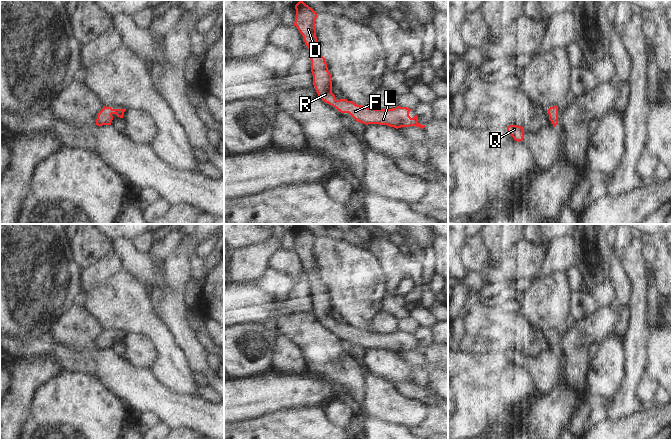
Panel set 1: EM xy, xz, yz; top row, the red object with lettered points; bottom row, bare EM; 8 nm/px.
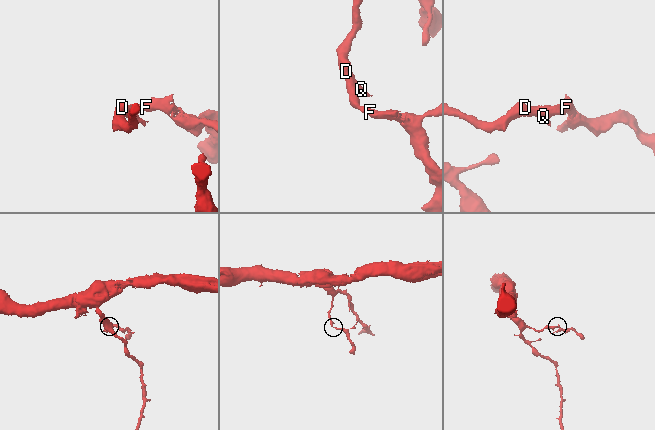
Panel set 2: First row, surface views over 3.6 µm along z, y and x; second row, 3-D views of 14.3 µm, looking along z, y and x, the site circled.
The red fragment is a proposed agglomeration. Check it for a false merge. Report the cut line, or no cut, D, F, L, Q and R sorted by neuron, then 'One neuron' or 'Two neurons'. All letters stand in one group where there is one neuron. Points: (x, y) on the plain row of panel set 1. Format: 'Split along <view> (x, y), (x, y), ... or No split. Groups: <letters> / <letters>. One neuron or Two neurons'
No split. Groups: D F L Q R. One neuron.

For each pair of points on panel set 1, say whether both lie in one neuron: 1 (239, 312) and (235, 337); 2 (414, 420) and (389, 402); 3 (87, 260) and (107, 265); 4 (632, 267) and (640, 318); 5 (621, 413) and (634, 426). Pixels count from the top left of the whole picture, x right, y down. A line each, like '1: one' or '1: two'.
1: two
2: one
3: two
4: one
5: two

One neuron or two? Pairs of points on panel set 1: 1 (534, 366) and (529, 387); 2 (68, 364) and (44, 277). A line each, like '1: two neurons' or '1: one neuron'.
1: two neurons
2: two neurons

